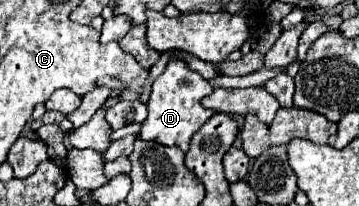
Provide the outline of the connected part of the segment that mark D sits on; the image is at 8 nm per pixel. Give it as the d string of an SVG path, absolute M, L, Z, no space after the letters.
M171 59L167 63L165 71L153 81L153 91L147 101L149 115L141 123L141 139L157 141L163 145L175 145L181 151L187 151L191 137L213 115L213 111L209 111L201 105L201 99L209 93L213 93L213 87L209 85L207 79L203 79L197 71L189 69L183 59Z

